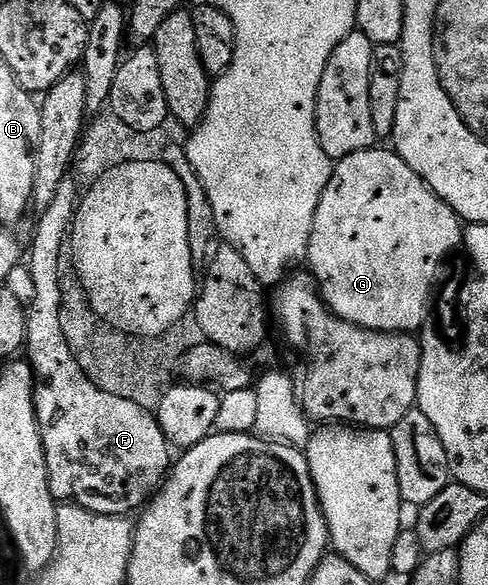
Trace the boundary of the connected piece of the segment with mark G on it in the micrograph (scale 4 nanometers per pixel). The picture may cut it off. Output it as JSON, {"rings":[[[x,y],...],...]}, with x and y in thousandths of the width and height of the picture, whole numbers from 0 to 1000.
{"rings":[[[791,251],[791,255],[781,253],[746,255],[727,265],[711,265],[709,268],[697,270],[684,280],[678,306],[662,326],[662,340],[654,340],[654,354],[645,361],[645,381],[641,383],[637,409],[633,410],[629,453],[635,453],[631,458],[645,475],[645,485],[660,511],[666,513],[668,521],[674,525],[674,533],[686,537],[686,540],[699,542],[711,552],[734,556],[746,562],[758,562],[770,569],[826,569],[846,573],[873,561],[883,533],[883,516],[891,508],[891,503],[887,503],[887,479],[895,474],[895,458],[902,456],[904,444],[934,419],[939,424],[947,417],[949,379],[936,369],[936,362],[914,344],[900,340],[900,333],[891,333],[885,320],[857,296],[842,292],[842,285],[834,285],[834,279],[811,258],[797,251]]]}

